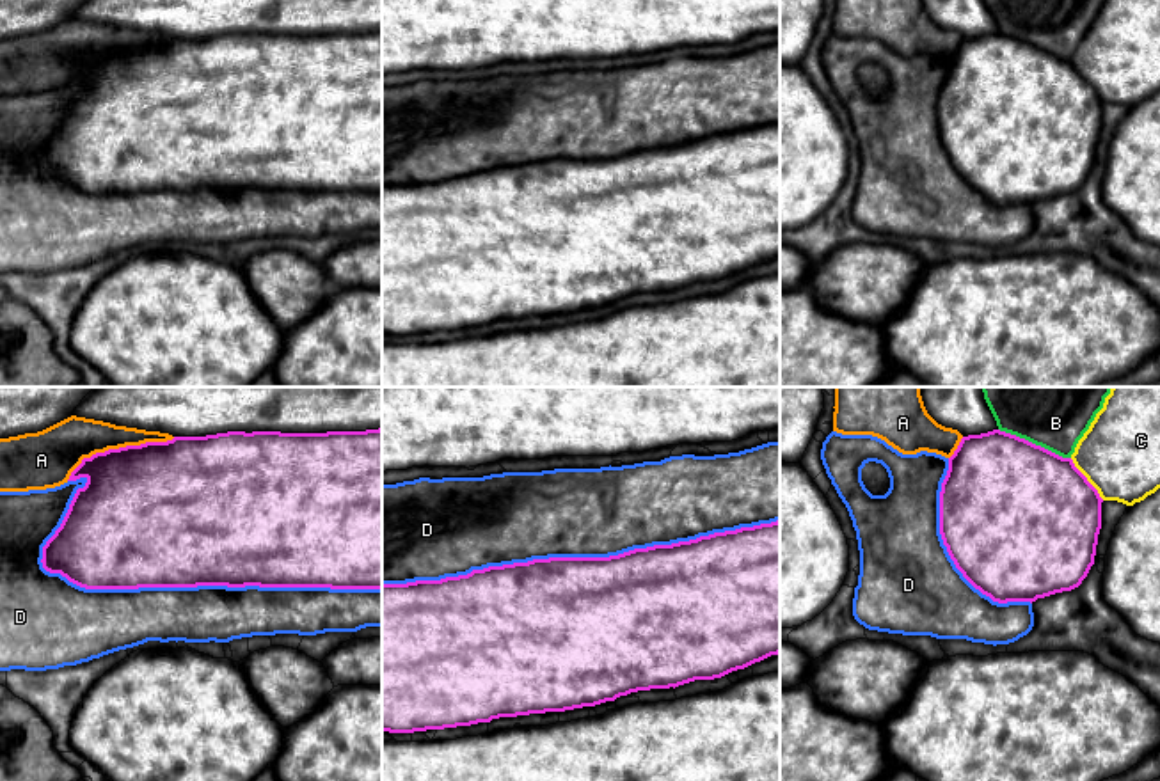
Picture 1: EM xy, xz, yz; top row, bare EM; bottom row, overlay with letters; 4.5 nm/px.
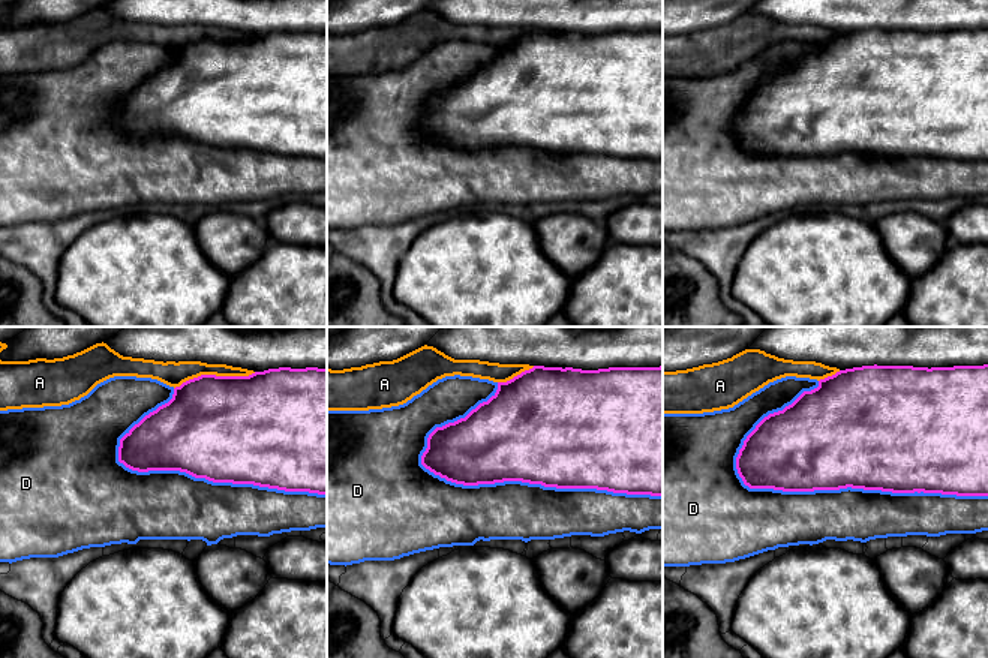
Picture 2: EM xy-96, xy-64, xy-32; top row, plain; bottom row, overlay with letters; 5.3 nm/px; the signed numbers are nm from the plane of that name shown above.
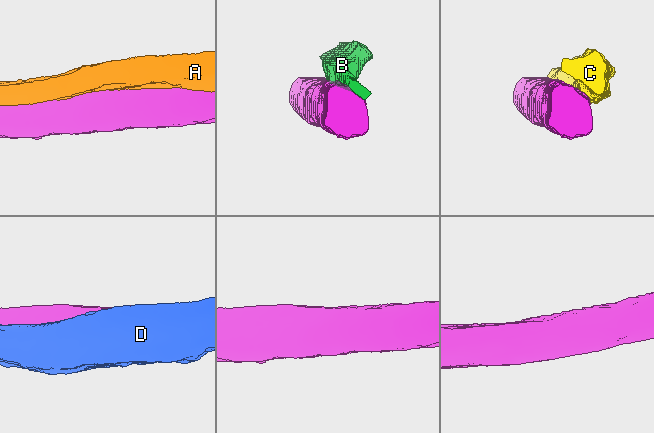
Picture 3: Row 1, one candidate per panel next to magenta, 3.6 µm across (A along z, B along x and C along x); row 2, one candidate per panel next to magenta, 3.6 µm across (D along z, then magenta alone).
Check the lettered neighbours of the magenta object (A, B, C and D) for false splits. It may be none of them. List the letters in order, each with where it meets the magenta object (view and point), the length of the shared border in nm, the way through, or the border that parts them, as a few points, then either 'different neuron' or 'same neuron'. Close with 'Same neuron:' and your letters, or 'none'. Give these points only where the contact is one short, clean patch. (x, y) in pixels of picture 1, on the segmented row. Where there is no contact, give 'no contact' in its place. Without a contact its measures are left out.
A: meets magenta in xy at (119, 448); contact 550 nm long; different neuron
B: meets magenta in yz at (1034, 444); contact 360 nm long; different neuron
C: meets magenta in yz at (1086, 480); contact 240 nm long; different neuron
D: meets magenta in xy at (208, 584); contact 1550 nm long; different neuron
Same neuron: none

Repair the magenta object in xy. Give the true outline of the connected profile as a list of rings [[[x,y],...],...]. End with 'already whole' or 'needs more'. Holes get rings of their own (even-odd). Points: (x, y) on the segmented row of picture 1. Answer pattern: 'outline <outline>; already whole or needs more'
outline [[[382,428],[366,431],[281,433],[281,431],[227,431],[206,437],[174,437],[167,442],[146,442],[96,453],[83,458],[68,481],[85,477],[69,509],[43,547],[43,568],[60,573],[85,589],[139,589],[139,588],[330,588],[382,589]]]; already whole

